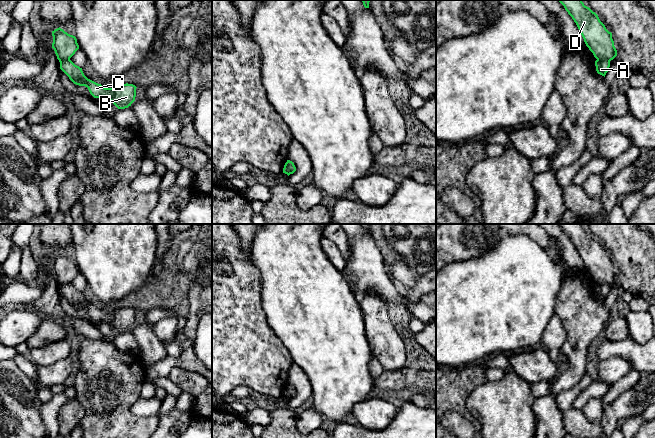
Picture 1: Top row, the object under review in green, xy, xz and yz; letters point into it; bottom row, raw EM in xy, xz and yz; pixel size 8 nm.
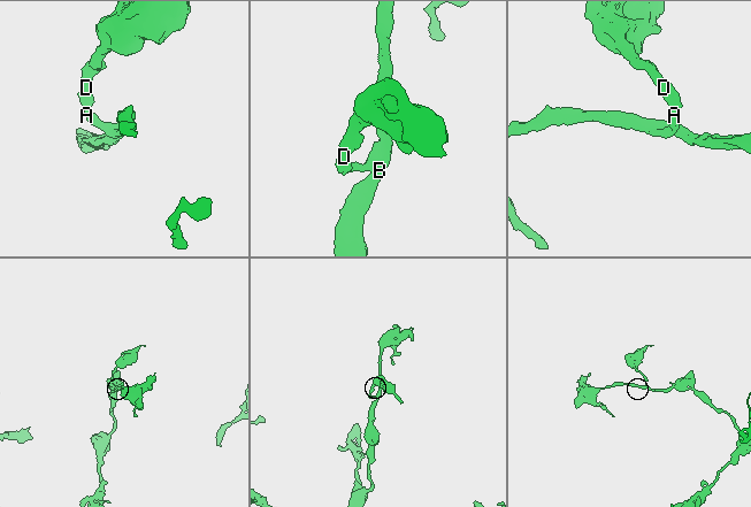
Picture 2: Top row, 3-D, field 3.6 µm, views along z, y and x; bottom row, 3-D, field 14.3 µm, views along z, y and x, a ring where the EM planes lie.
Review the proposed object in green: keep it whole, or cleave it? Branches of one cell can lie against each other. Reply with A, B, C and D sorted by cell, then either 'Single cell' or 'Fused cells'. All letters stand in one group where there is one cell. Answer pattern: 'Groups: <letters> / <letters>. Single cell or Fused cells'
Groups: A B C / D. Fused cells

